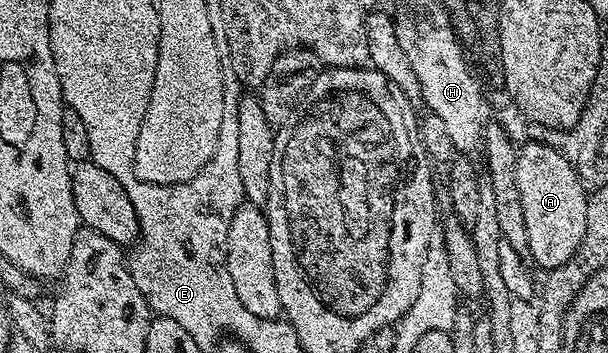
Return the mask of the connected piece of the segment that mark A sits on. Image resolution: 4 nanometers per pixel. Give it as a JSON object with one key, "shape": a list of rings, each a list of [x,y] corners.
{"shape":[[[524,144],[518,148],[516,158],[516,190],[520,190],[520,207],[524,210],[524,230],[528,236],[525,251],[542,270],[549,270],[564,266],[578,252],[588,219],[588,188],[568,158],[550,146]]]}

